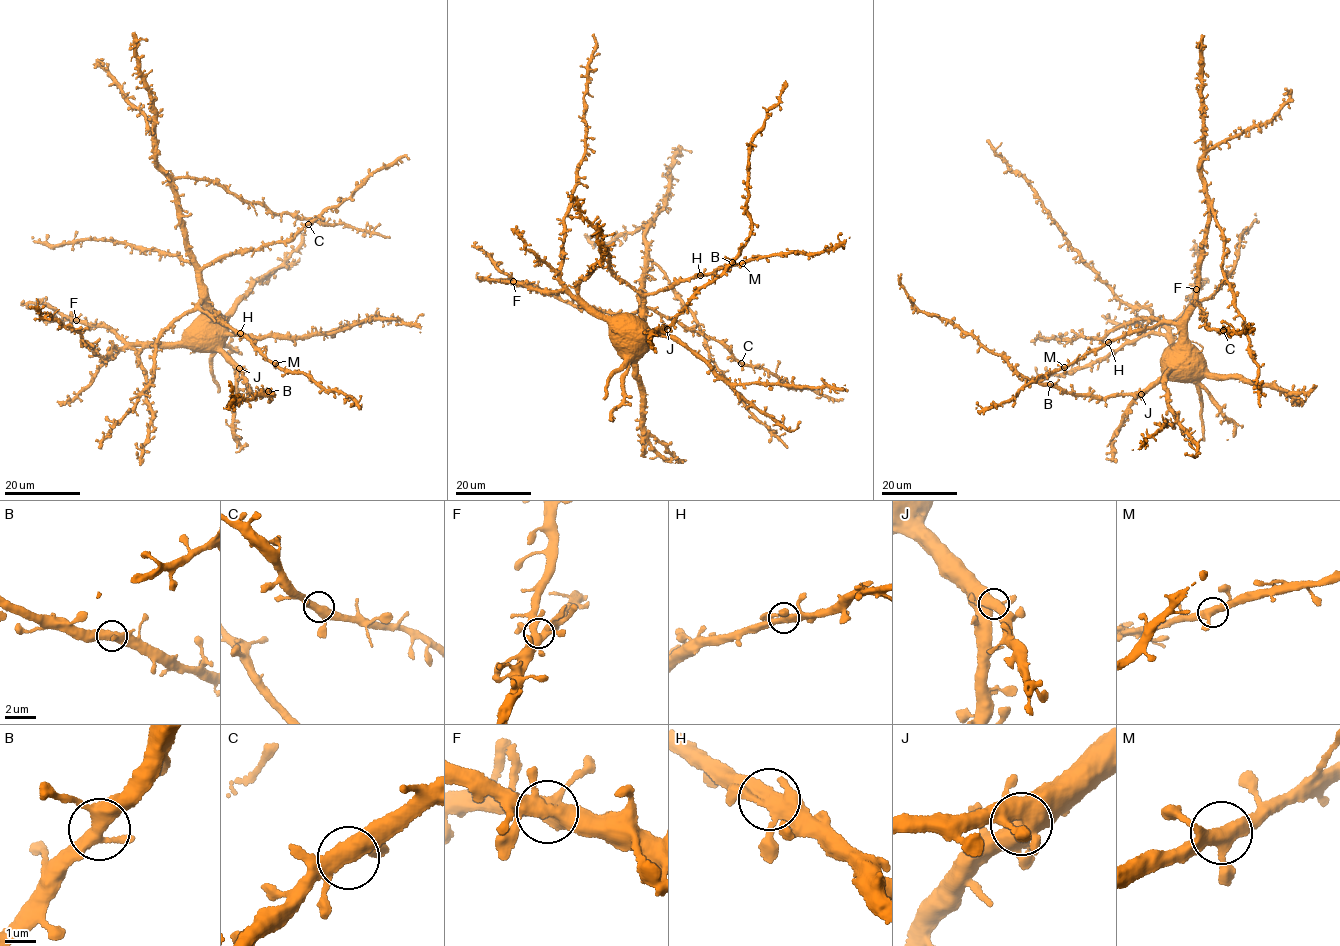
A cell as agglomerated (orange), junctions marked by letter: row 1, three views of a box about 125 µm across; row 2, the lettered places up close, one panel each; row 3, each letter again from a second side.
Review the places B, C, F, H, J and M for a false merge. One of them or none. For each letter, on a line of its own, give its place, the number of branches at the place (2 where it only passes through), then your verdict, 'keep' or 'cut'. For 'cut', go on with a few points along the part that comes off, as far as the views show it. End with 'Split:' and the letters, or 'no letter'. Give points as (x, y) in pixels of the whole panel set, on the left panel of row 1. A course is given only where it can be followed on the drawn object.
B: at (268, 391); 4 branches meet; keep
C: at (308, 224); 4 branches meet; keep
F: at (76, 320); 4 branches meet; keep
H: at (240, 333); 4 branches meet; keep
J: at (239, 368); 4 branches meet; keep
M: at (275, 363); 4 branches meet; keep
Split: no letter

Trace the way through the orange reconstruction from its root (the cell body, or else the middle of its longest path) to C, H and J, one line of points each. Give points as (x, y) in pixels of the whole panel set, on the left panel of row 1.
C: (202, 305), (200, 271), (206, 266), (227, 255), (259, 250), (267, 245), (291, 239), (308, 224)
H: (202, 305), (202, 301), (200, 308), (240, 333)
J: (202, 305), (207, 323), (221, 349), (239, 368)

